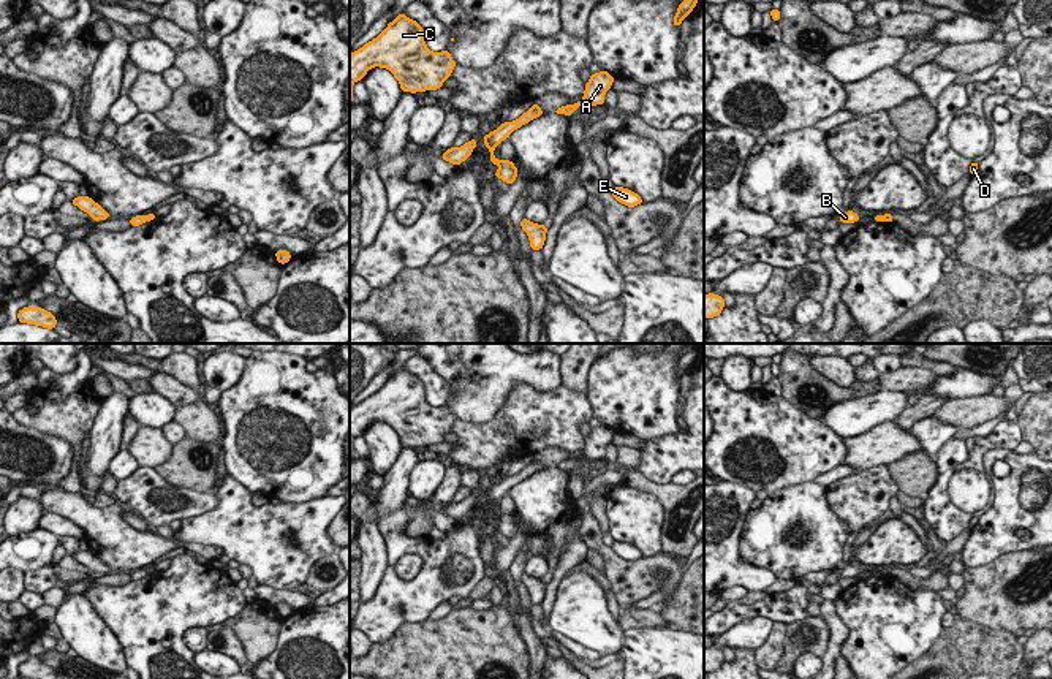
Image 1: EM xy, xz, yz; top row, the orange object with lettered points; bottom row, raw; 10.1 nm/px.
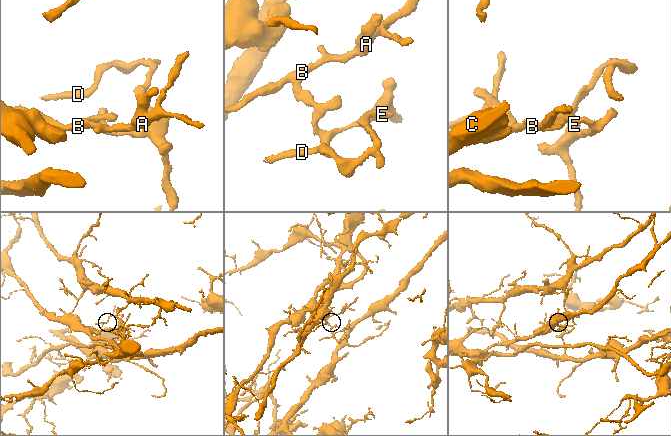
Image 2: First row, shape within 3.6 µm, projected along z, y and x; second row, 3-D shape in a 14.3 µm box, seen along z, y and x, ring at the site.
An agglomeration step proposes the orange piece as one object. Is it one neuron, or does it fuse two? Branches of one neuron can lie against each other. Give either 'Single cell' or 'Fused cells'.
Fused cells.

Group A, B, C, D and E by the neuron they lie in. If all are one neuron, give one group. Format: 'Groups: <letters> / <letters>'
Groups: A B C / D E.

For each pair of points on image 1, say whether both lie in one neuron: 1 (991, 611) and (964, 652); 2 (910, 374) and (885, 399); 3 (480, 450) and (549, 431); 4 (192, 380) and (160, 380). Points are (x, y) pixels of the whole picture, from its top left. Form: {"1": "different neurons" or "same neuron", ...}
{"1": "different neurons", "2": "different neurons", "3": "same neuron", "4": "different neurons"}

